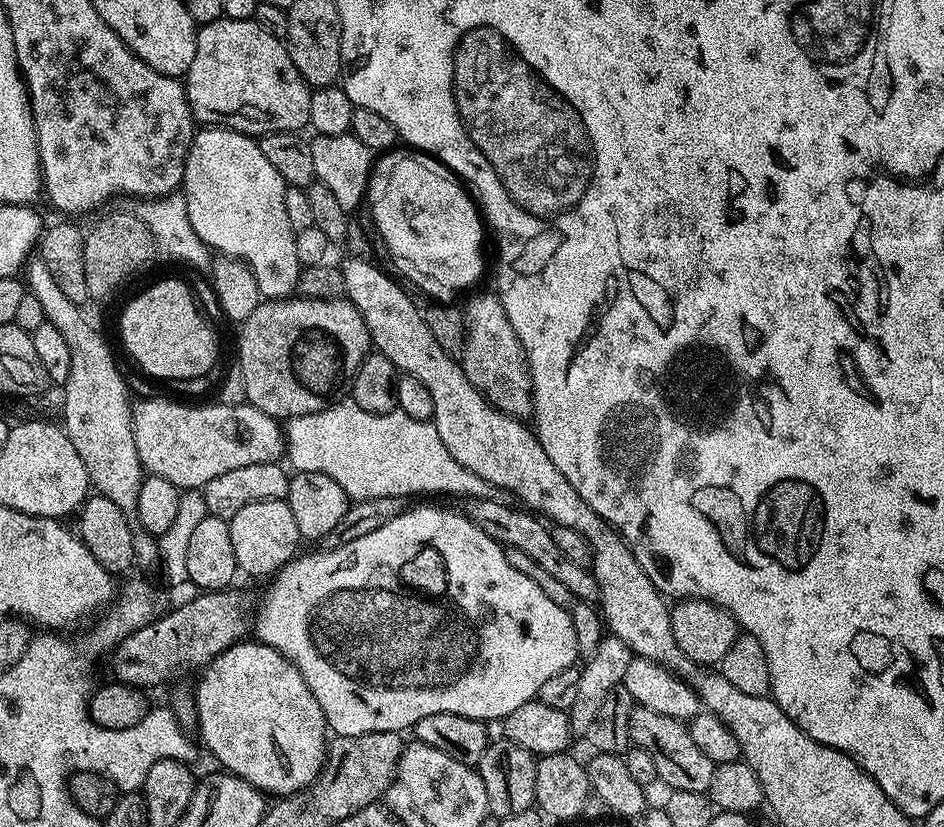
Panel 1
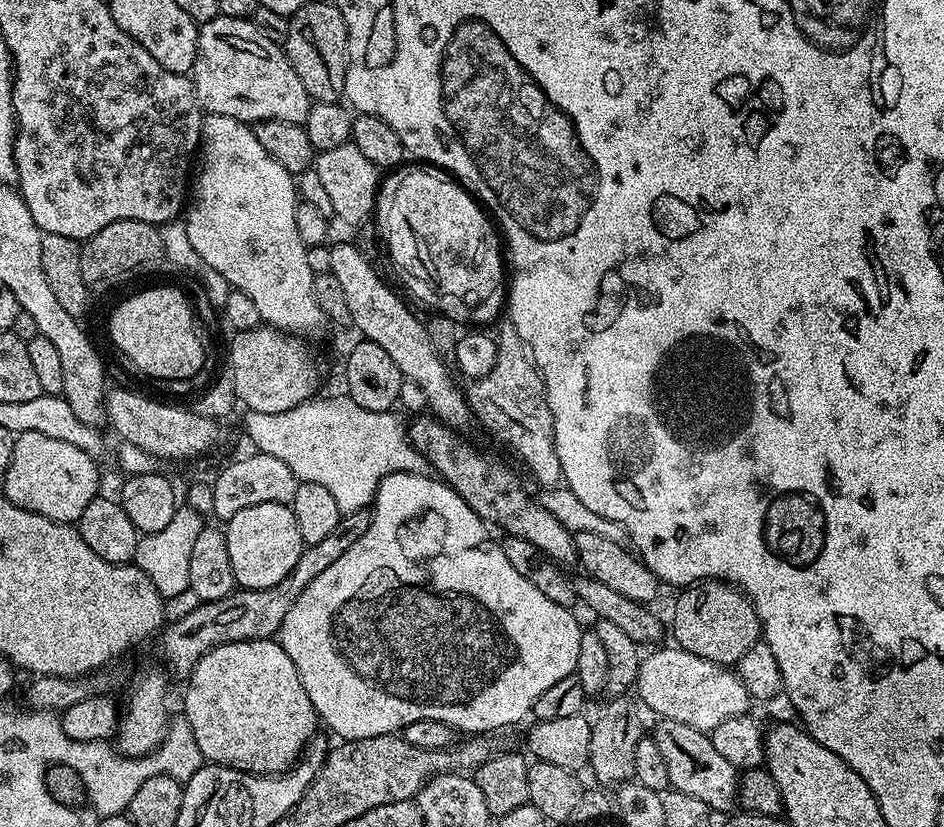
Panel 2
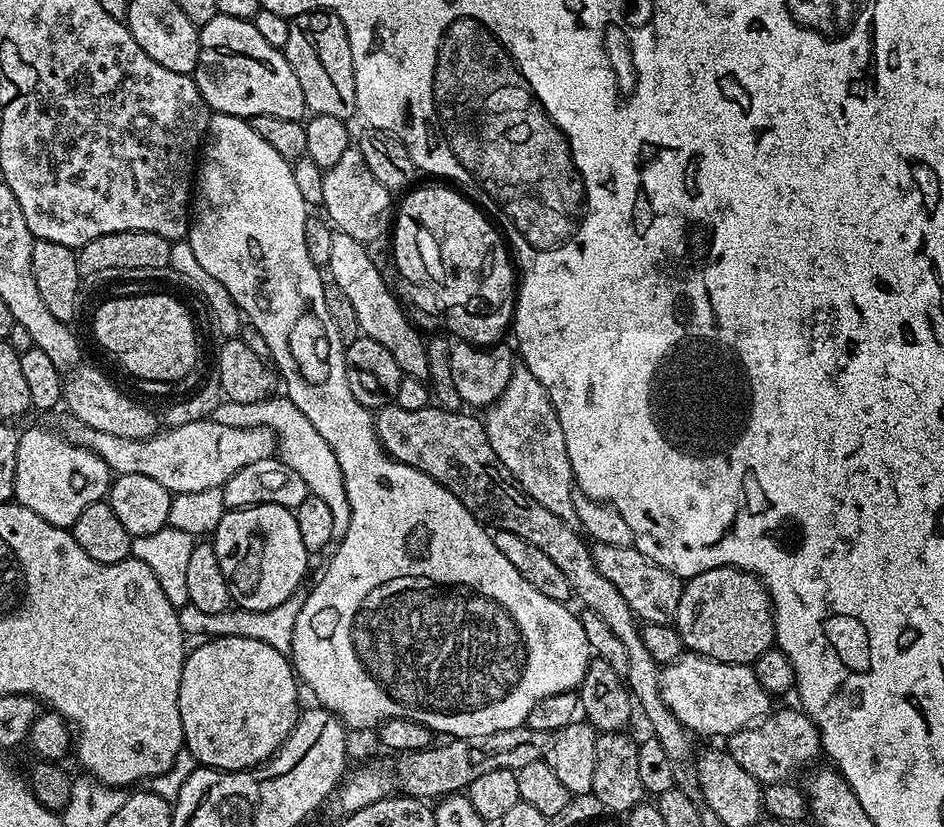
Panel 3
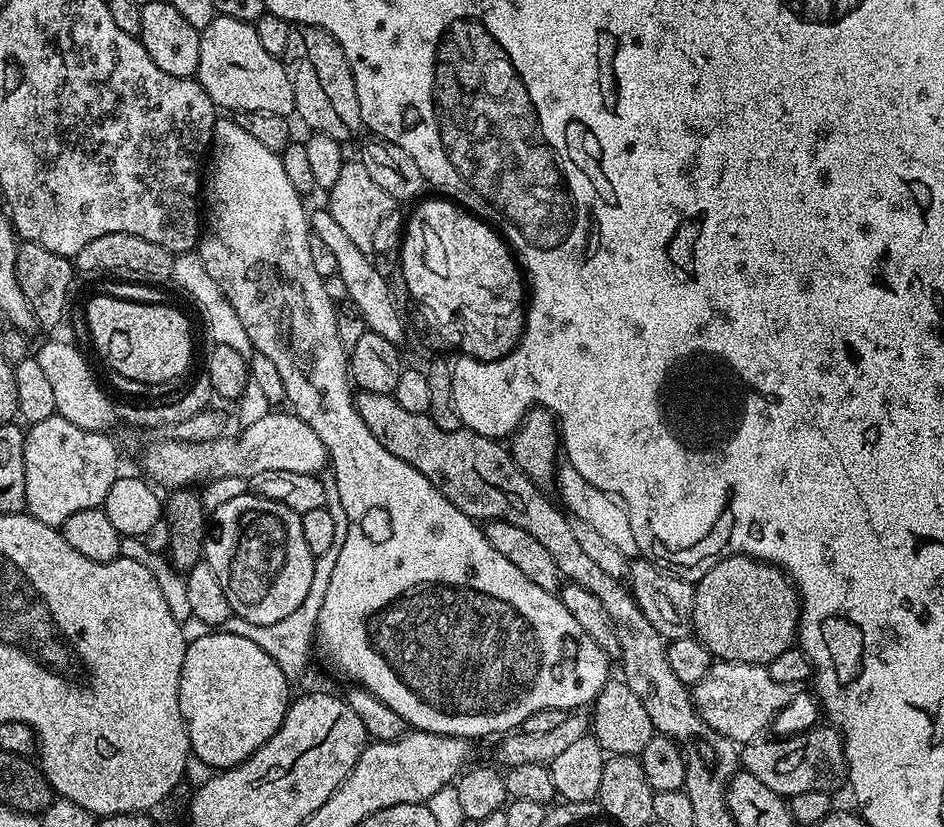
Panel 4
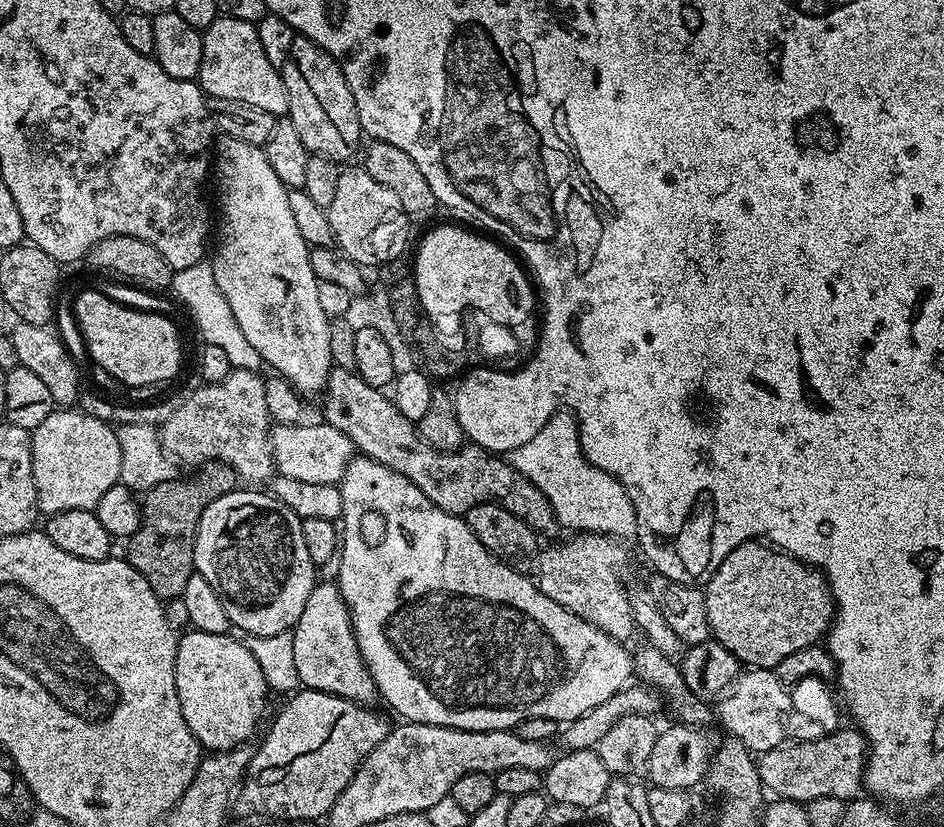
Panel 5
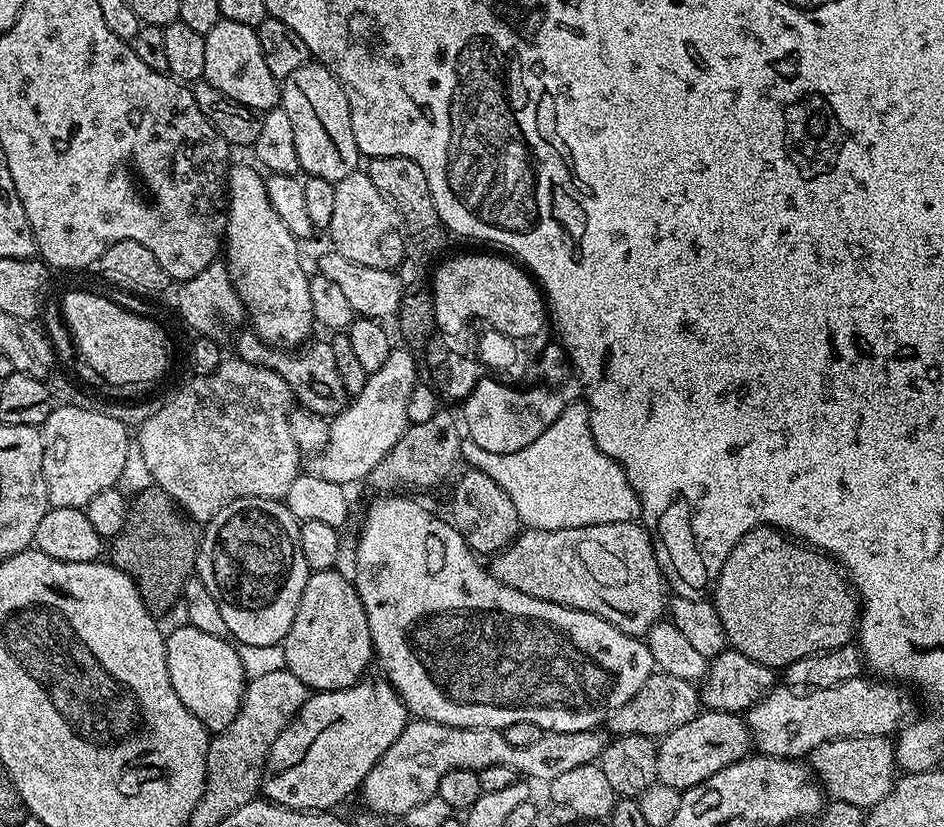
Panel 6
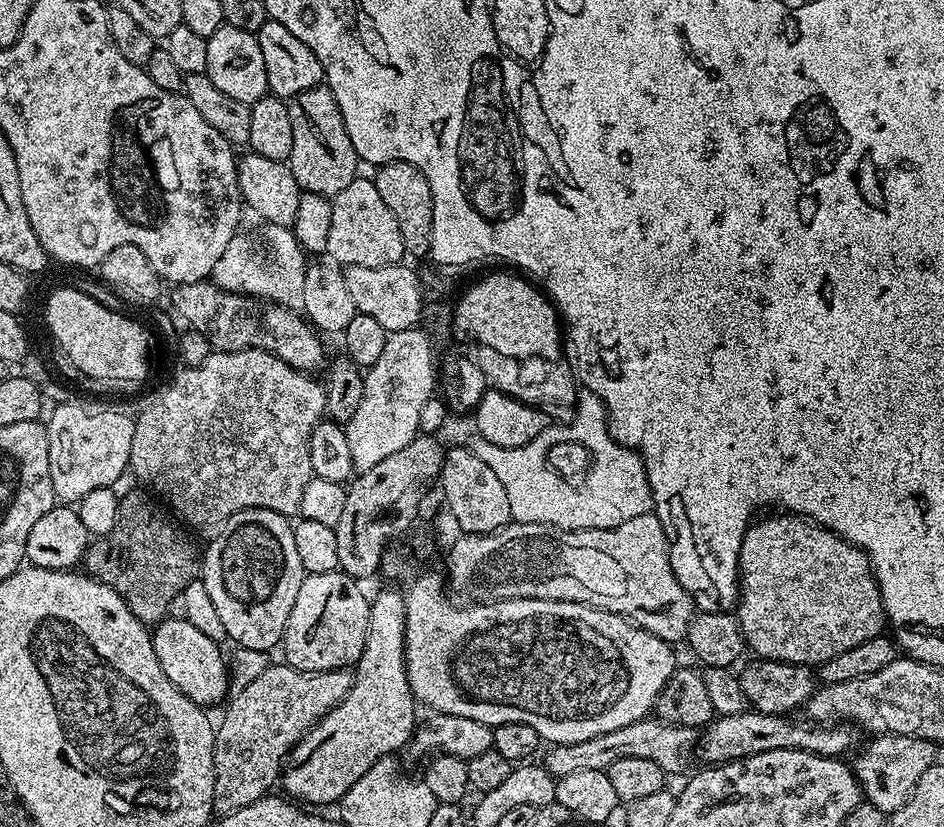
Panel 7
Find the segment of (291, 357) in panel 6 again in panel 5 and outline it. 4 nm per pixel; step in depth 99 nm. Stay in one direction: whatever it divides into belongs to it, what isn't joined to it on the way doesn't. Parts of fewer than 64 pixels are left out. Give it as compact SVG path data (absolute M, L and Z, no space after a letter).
M333 367L328 373L328 387L322 399L324 399L323 419L327 424L346 434L363 455L410 478L410 482L414 482L414 486L418 486L418 490L422 490L422 494L426 494L426 498L430 498L434 506L463 517L479 504L497 504L510 510L510 514L522 518L522 522L529 524L541 537L552 536L558 532L556 515L550 502L507 459L475 446L461 446L455 452L439 452L437 448L432 448L420 437L419 427L398 411L398 406L392 401L391 395L362 382L362 378L355 372Z

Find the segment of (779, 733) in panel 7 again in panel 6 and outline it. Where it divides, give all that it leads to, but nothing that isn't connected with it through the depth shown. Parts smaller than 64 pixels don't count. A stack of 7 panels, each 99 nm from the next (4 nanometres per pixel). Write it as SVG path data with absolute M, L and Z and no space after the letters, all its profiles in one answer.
M701 711L686 726L678 726L678 730L670 730L659 741L656 757L658 758L659 783L674 786L678 789L693 788L698 782L706 782L710 774L718 774L718 770L726 770L734 762L749 755L752 734L743 715L735 712Z

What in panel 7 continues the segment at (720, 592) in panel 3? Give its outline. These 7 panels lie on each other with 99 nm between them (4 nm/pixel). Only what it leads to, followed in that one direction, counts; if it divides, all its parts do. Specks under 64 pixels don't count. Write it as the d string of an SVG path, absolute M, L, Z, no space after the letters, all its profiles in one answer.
M783 514L784 516L772 516L769 520L757 519L748 525L744 537L740 543L740 566L738 569L738 589L740 588L740 601L736 604L734 615L740 628L744 632L744 643L749 649L756 651L755 655L762 660L777 660L787 664L807 664L819 666L826 663L830 658L838 658L846 650L853 646L862 646L862 642L872 640L881 635L886 628L886 617L884 615L884 603L880 587L876 581L876 575L872 572L872 564L868 556L860 548L854 547L842 537L836 535L830 528L821 526L811 519L800 514Z

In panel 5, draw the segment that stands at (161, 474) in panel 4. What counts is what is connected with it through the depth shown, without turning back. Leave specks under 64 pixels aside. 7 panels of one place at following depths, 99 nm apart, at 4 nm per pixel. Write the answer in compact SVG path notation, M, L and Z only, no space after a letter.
M327 422L320 424L278 424L271 429L272 462L275 471L286 478L298 478L298 482L322 482L339 485L354 458L352 440Z

